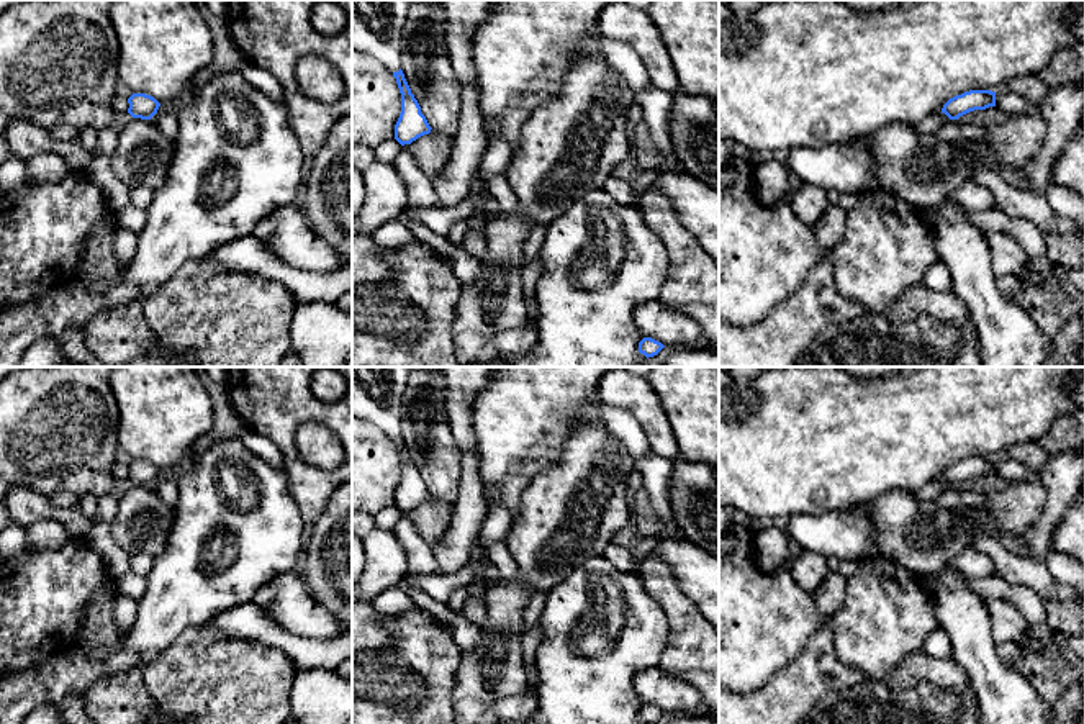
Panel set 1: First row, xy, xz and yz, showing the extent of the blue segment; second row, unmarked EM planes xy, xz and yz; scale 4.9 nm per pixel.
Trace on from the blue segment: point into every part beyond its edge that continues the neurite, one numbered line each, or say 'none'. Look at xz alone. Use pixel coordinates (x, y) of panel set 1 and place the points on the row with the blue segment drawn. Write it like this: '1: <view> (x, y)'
1: xz (377, 25)

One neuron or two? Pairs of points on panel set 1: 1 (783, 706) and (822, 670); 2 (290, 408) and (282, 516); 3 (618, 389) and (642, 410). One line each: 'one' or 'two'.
1: one
2: two
3: one

